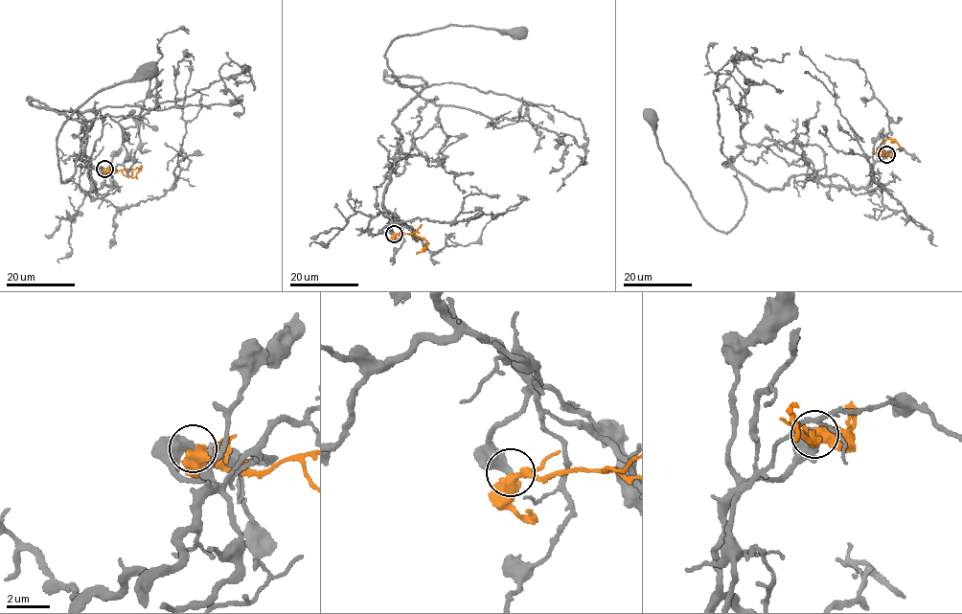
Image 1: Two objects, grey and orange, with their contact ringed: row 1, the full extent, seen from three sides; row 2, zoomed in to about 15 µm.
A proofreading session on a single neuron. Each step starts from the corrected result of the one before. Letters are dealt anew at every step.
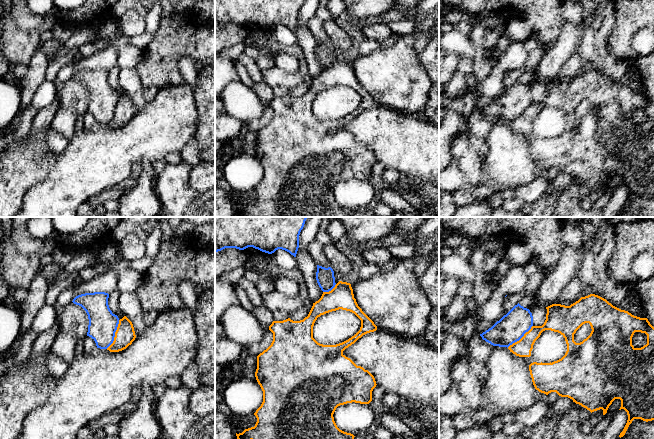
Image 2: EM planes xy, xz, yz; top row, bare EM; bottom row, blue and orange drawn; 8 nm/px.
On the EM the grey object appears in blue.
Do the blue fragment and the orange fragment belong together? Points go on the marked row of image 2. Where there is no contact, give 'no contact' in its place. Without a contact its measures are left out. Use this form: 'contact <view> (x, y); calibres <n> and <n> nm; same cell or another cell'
contact xy (114, 334); calibres 220 and 160 nm; another cell

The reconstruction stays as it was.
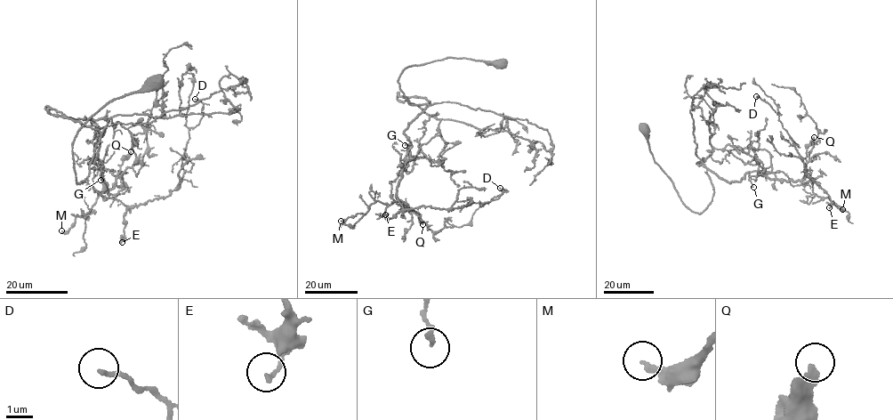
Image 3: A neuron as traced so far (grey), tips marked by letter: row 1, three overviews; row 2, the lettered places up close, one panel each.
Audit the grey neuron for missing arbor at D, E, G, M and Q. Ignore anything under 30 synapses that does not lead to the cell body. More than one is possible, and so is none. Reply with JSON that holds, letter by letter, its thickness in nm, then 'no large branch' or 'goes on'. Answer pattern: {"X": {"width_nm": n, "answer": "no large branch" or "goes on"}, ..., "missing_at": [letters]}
{"D": {"width_nm": 160, "answer": "no large branch"}, "E": {"width_nm": 130, "answer": "no large branch"}, "G": {"width_nm": 140, "answer": "no large branch"}, "M": {"width_nm": 200, "answer": "goes on"}, "Q": {"width_nm": 360, "answer": "no large branch"}, "missing_at": ["M"]}

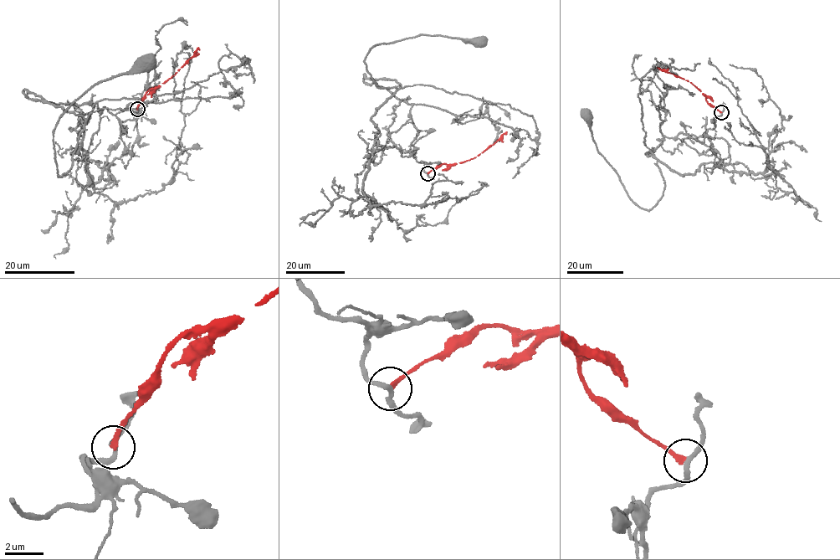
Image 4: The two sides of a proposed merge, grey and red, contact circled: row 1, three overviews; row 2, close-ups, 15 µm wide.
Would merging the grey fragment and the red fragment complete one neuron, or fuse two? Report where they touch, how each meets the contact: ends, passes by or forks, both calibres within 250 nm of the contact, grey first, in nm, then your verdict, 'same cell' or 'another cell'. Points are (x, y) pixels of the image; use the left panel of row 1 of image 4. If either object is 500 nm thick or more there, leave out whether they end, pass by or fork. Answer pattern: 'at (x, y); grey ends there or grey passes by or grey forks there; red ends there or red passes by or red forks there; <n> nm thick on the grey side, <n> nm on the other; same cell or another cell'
at (137, 109); grey passes by; red ends there; 240 nm thick on the grey side, 280 nm on the other; another cell

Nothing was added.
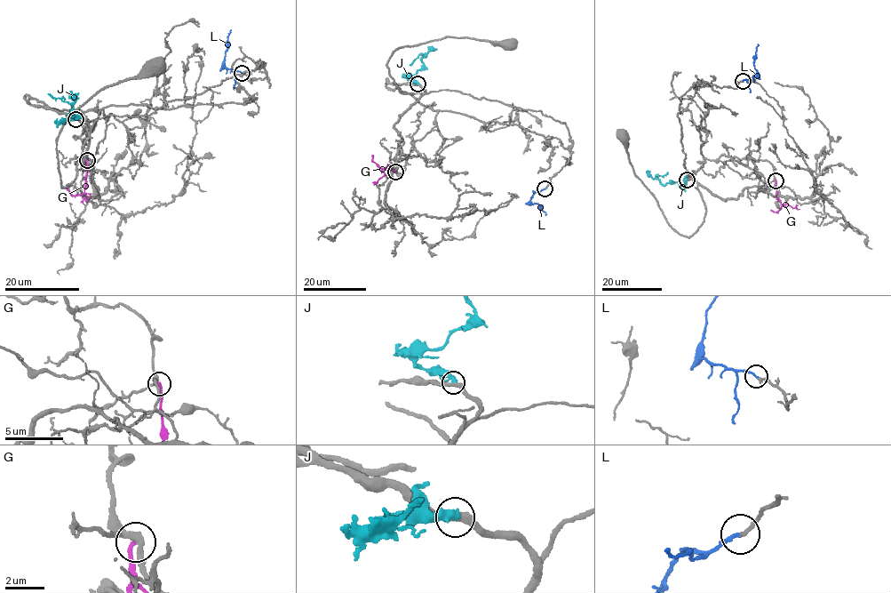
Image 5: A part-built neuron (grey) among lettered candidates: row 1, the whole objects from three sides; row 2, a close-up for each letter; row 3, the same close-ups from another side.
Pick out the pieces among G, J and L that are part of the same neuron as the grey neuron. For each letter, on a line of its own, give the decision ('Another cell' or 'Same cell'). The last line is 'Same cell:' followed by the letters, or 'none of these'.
G: Another cell
J: Another cell
L: Same cell
Same cell: L

